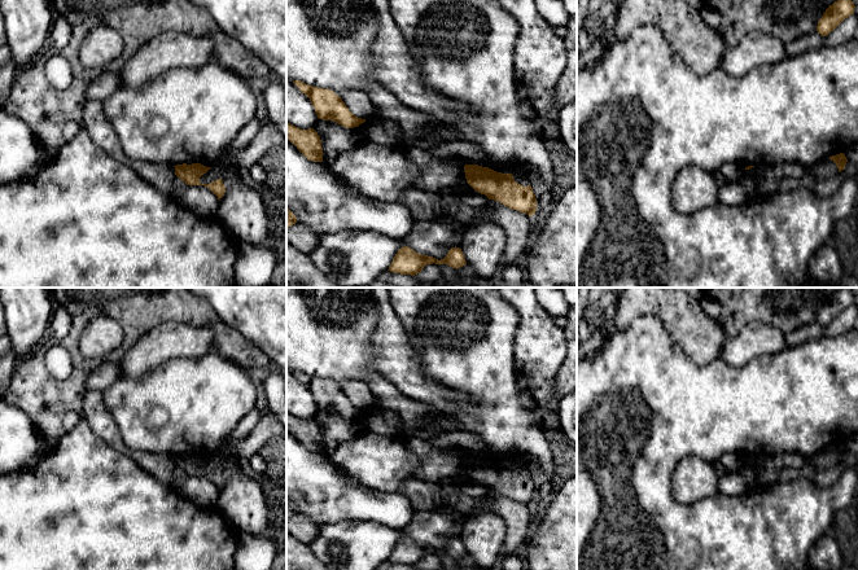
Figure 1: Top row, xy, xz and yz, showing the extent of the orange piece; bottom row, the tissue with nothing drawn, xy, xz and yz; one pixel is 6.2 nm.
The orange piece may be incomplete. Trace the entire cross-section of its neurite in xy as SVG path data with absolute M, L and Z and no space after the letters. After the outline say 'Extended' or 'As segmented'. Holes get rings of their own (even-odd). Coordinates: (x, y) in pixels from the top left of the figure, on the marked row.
M192 163L192 165L176 165L175 175L184 181L187 185L203 185L207 187L220 201L220 198L226 193L226 187L222 179L218 179L210 184L201 184L200 177L206 174L211 167L206 167L201 163Z. As segmented

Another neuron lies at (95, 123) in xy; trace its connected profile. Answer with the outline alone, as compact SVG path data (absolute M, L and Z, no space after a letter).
M89 98L86 102L82 117L82 132L87 133L109 157L133 170L158 192L174 194L175 167L171 165L140 161L127 155L104 113L102 101Z

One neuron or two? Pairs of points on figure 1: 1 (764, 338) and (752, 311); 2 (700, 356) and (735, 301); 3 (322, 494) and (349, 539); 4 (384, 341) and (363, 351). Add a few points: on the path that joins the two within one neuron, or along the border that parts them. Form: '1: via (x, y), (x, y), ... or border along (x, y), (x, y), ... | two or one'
1: border along (784, 333), (762, 323), (748, 323), (730, 338) | two
2: border along (718, 320), (727, 337) | two
3: border along (368, 520), (341, 520), (328, 522), (318, 529) | two
4: border along (379, 318), (373, 333), (373, 368), (376, 372) | two

